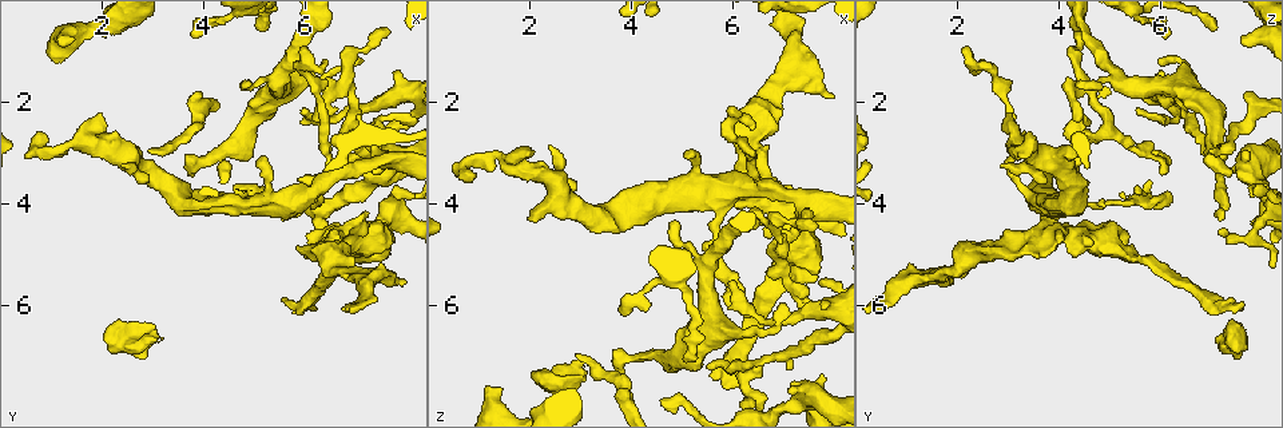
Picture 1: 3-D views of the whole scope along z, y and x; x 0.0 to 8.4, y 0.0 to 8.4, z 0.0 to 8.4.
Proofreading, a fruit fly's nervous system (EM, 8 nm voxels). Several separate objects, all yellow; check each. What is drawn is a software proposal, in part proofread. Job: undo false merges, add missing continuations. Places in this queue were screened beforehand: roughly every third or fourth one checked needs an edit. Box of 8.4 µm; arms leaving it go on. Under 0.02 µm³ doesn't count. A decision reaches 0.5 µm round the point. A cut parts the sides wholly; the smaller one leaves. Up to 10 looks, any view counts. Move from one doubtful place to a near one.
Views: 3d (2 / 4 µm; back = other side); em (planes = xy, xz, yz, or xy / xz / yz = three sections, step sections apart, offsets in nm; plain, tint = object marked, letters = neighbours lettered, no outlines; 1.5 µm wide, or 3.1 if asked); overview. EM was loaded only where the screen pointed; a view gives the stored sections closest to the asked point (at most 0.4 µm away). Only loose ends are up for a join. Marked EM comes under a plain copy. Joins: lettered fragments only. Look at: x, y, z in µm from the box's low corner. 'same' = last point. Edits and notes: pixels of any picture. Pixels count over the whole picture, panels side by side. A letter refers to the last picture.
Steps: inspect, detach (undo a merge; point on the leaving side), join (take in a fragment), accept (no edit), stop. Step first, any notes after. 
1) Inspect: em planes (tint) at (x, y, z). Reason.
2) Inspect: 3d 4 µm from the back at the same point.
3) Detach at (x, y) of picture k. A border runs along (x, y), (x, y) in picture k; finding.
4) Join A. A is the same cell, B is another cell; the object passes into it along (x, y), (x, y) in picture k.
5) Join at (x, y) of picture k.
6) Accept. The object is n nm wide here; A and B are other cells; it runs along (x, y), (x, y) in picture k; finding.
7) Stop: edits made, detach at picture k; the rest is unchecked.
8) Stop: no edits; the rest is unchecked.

Inspect: em planes (tint) at (1.50, 0.70, 7.70). An open end.

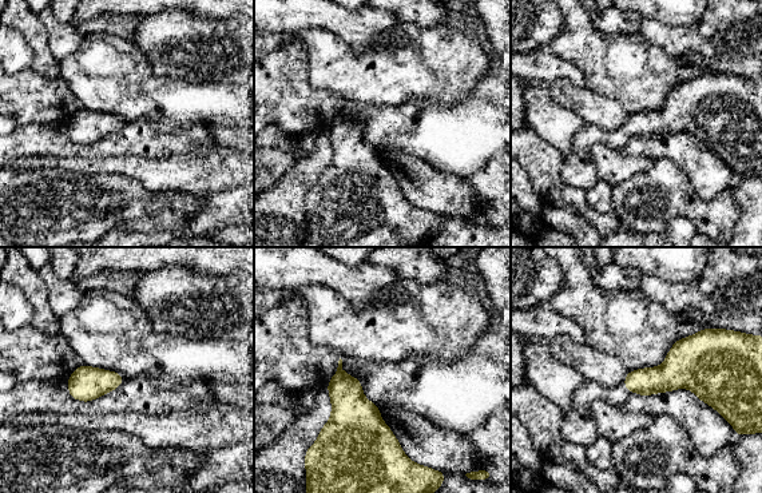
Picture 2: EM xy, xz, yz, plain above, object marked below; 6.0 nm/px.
Inspect: em planes (letters) at the same point. See the neighbours.

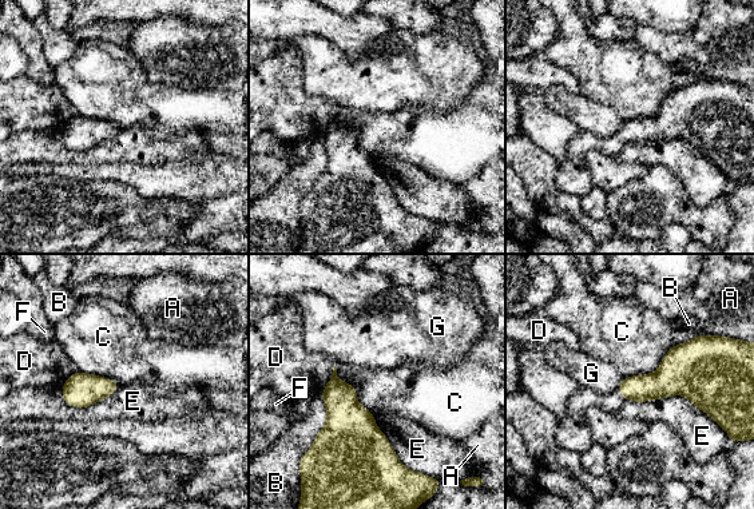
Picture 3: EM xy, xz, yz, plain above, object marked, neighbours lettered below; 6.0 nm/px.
Accept. A, B, C, D, E, F and G are other cells; a border runs along (334, 365), (374, 414) in picture 3; no lettered fragment goes on from it.

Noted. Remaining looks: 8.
Inspect: em planes (tint) at (5.55, 4.20, 7.20). End of a long branch.

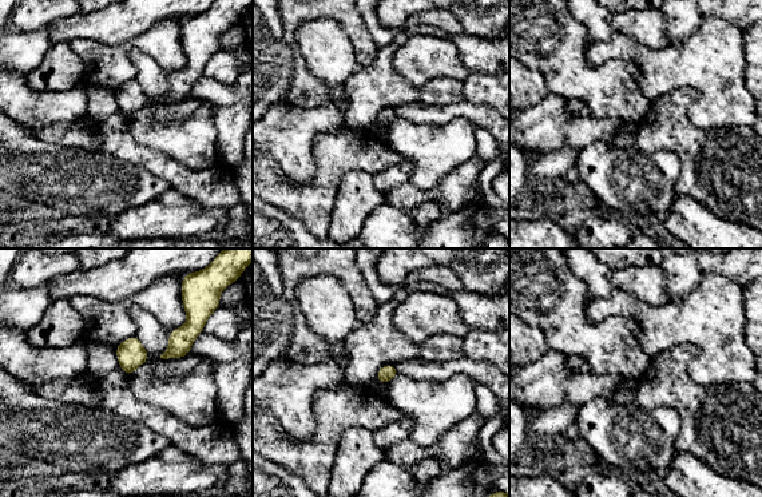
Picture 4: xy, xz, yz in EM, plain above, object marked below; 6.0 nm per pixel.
Inspect: em planes (letters) at the same point.

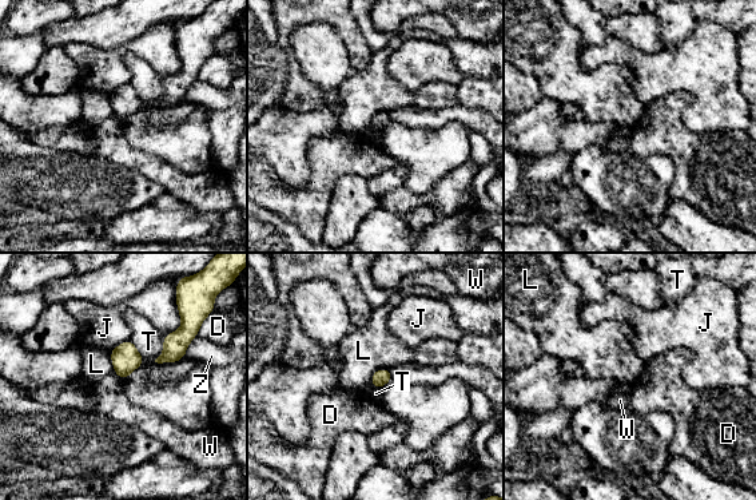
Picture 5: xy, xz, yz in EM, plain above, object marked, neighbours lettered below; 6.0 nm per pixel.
Accept. D, J, L, T, W and Z are other cells; a border runs along (388, 368), (378, 368), (369, 381) in picture 5; no lettered fragment goes on from it.

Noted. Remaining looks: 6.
Inspect: 3d 2 µm at (7.95, 5.50, 1.95). Branch stops here.

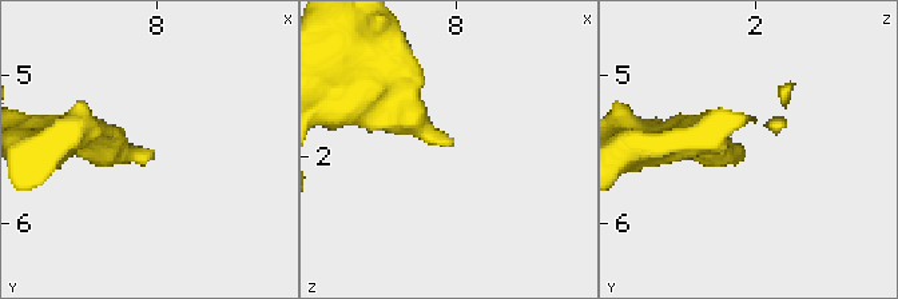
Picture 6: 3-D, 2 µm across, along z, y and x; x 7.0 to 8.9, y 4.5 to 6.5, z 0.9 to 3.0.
Inspect: em yz step 4 (tint) at (7.96, 5.50, 1.90).

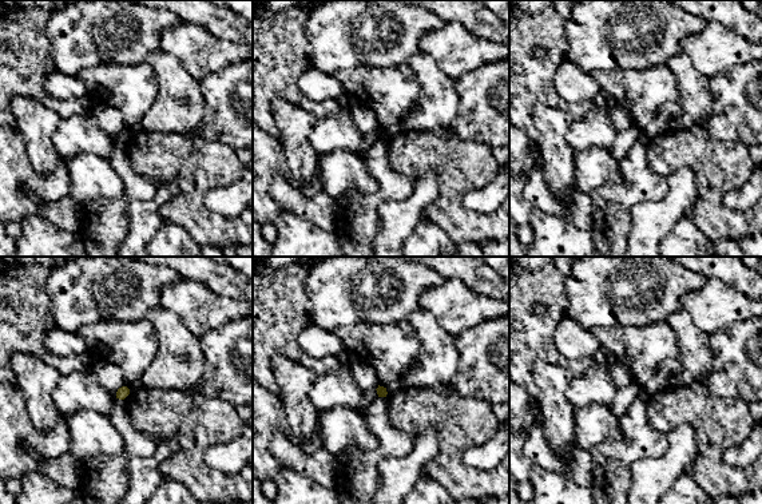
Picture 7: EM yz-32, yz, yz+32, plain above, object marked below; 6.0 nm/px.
Inspect: em xz step 8 (letters) at the same point. Cut it another way.

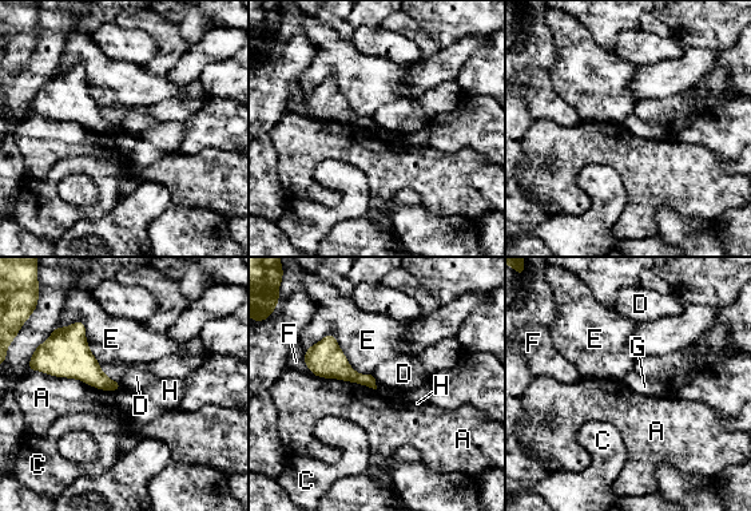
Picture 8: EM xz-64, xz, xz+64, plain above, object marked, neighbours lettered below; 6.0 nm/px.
Accept. A, C, D, E, F, G and H are other cells; a border runs along (123, 384), (118, 389) in picture 8; no lettered fragment goes on from it.

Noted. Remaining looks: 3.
Inspect: em xz step 8 (tint) at (7.60, 4.60, 5.40). Stops while still wide.

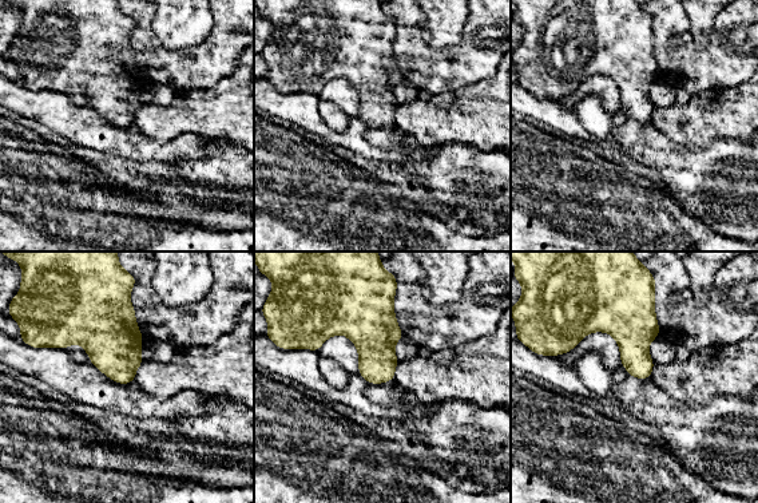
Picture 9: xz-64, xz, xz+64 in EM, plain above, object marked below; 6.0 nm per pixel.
Inspect: em planes (letters) at the same point.

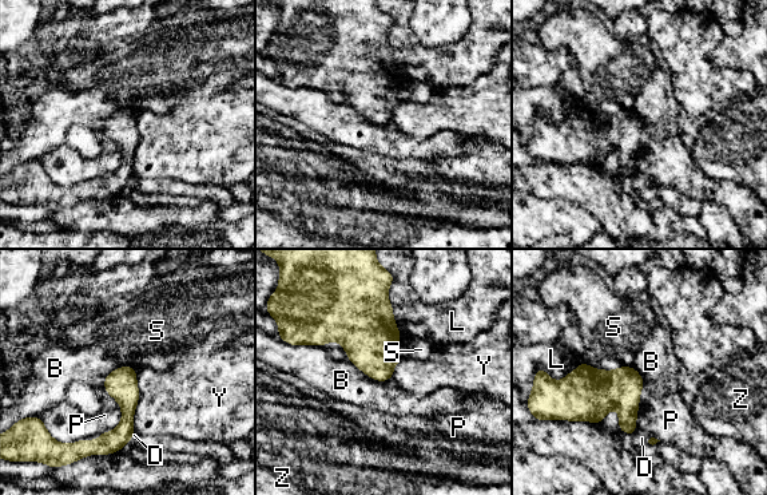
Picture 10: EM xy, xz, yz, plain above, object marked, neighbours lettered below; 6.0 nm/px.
Accept. The longest contact is with Y, 380 nm; B, D, L, P, S, Y and Z are other cells; none of them fits.

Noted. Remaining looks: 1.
Stop: no edits; the rest is unchecked.

